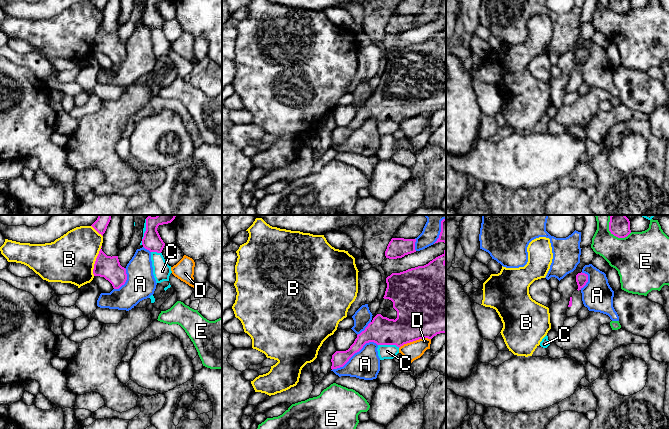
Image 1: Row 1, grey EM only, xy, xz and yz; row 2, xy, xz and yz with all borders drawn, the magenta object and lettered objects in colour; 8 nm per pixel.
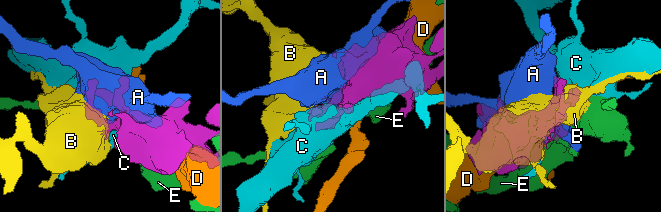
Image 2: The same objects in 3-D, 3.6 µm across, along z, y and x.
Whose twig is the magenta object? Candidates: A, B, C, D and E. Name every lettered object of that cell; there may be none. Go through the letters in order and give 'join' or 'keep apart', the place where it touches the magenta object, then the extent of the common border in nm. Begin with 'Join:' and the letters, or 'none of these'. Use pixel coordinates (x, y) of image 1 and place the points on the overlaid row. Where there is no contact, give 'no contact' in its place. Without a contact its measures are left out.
Join: none of these
A: keep apart; meets magenta in xz at (354, 353); contact 420 nm long
B: keep apart; meets magenta in xy at (96, 260); contact 260 nm long
C: keep apart; meets magenta in xz at (389, 344); contact 180 nm long
D: keep apart; meets magenta in xz at (414, 340); contact 260 nm long
E: keep apart; meets magenta in yz at (613, 234); contact 220 nm long

